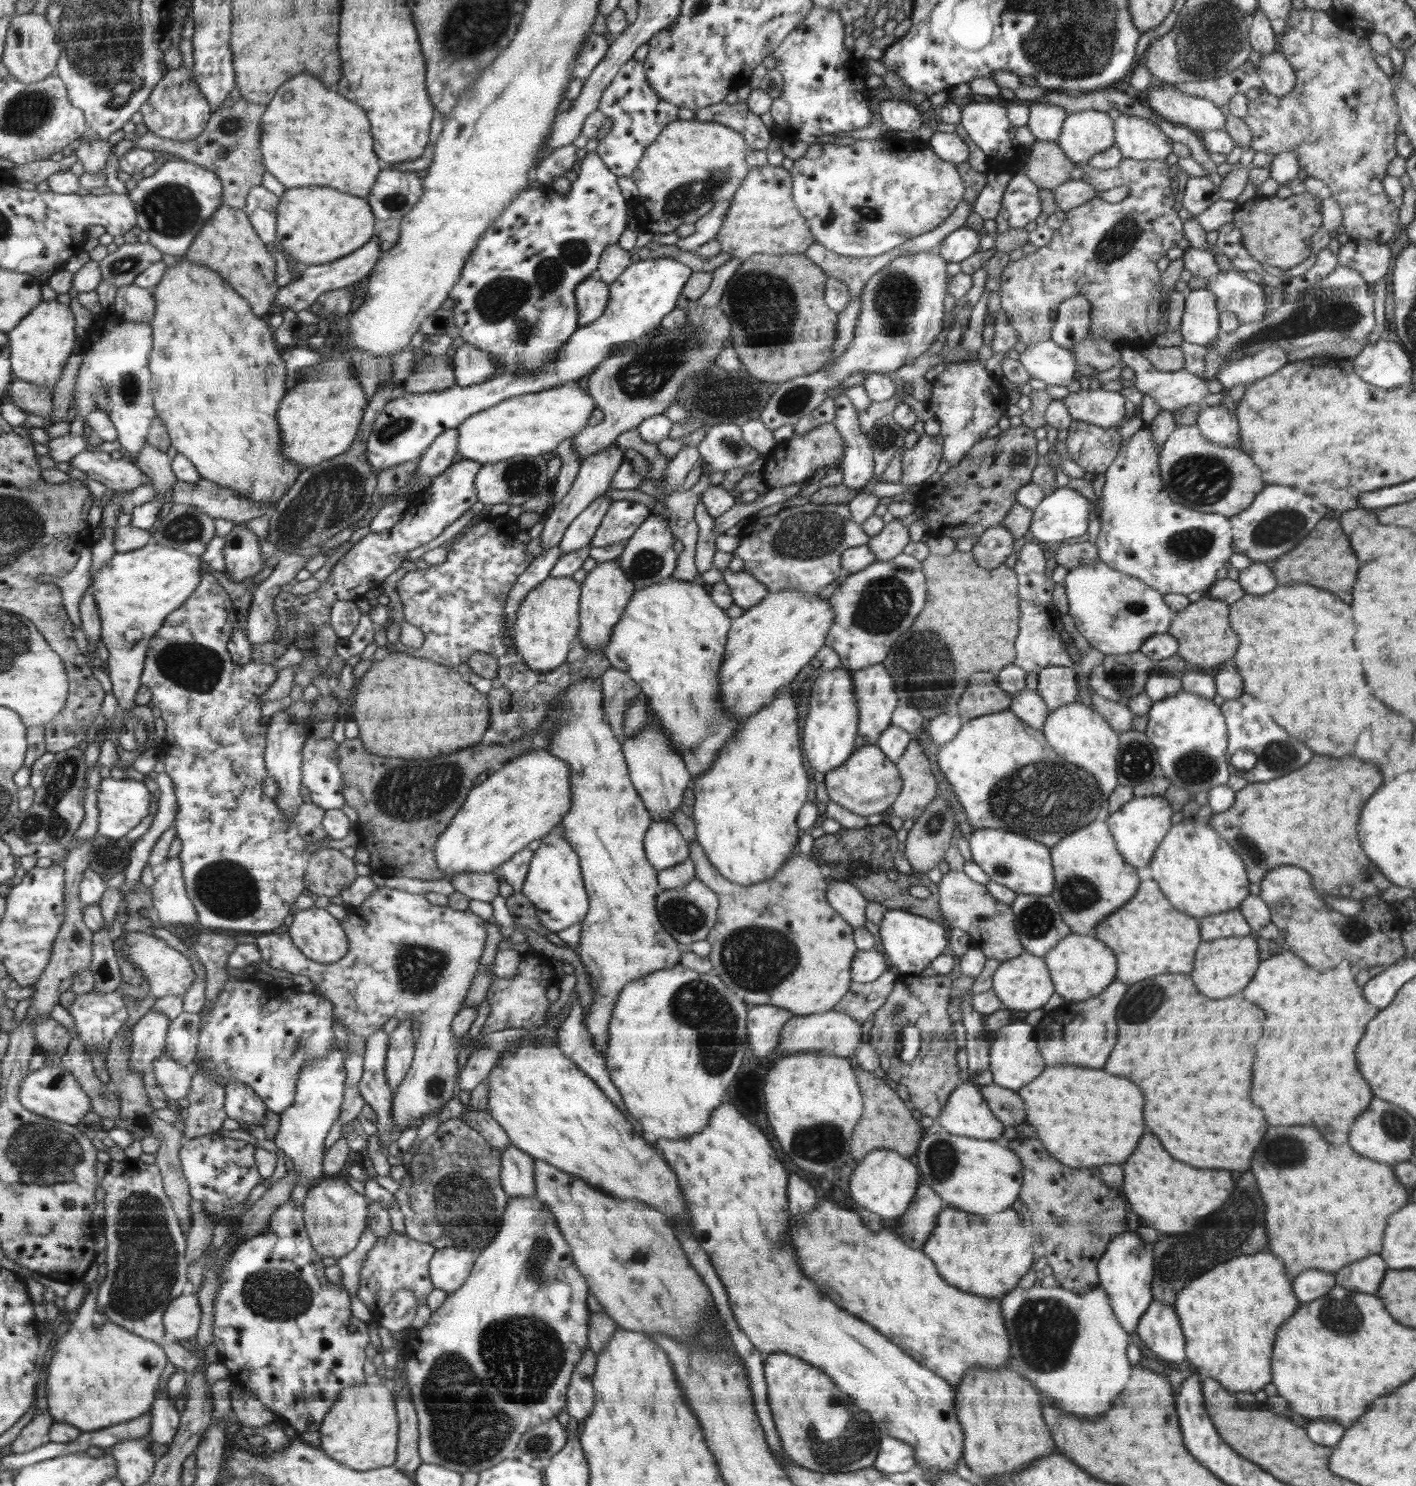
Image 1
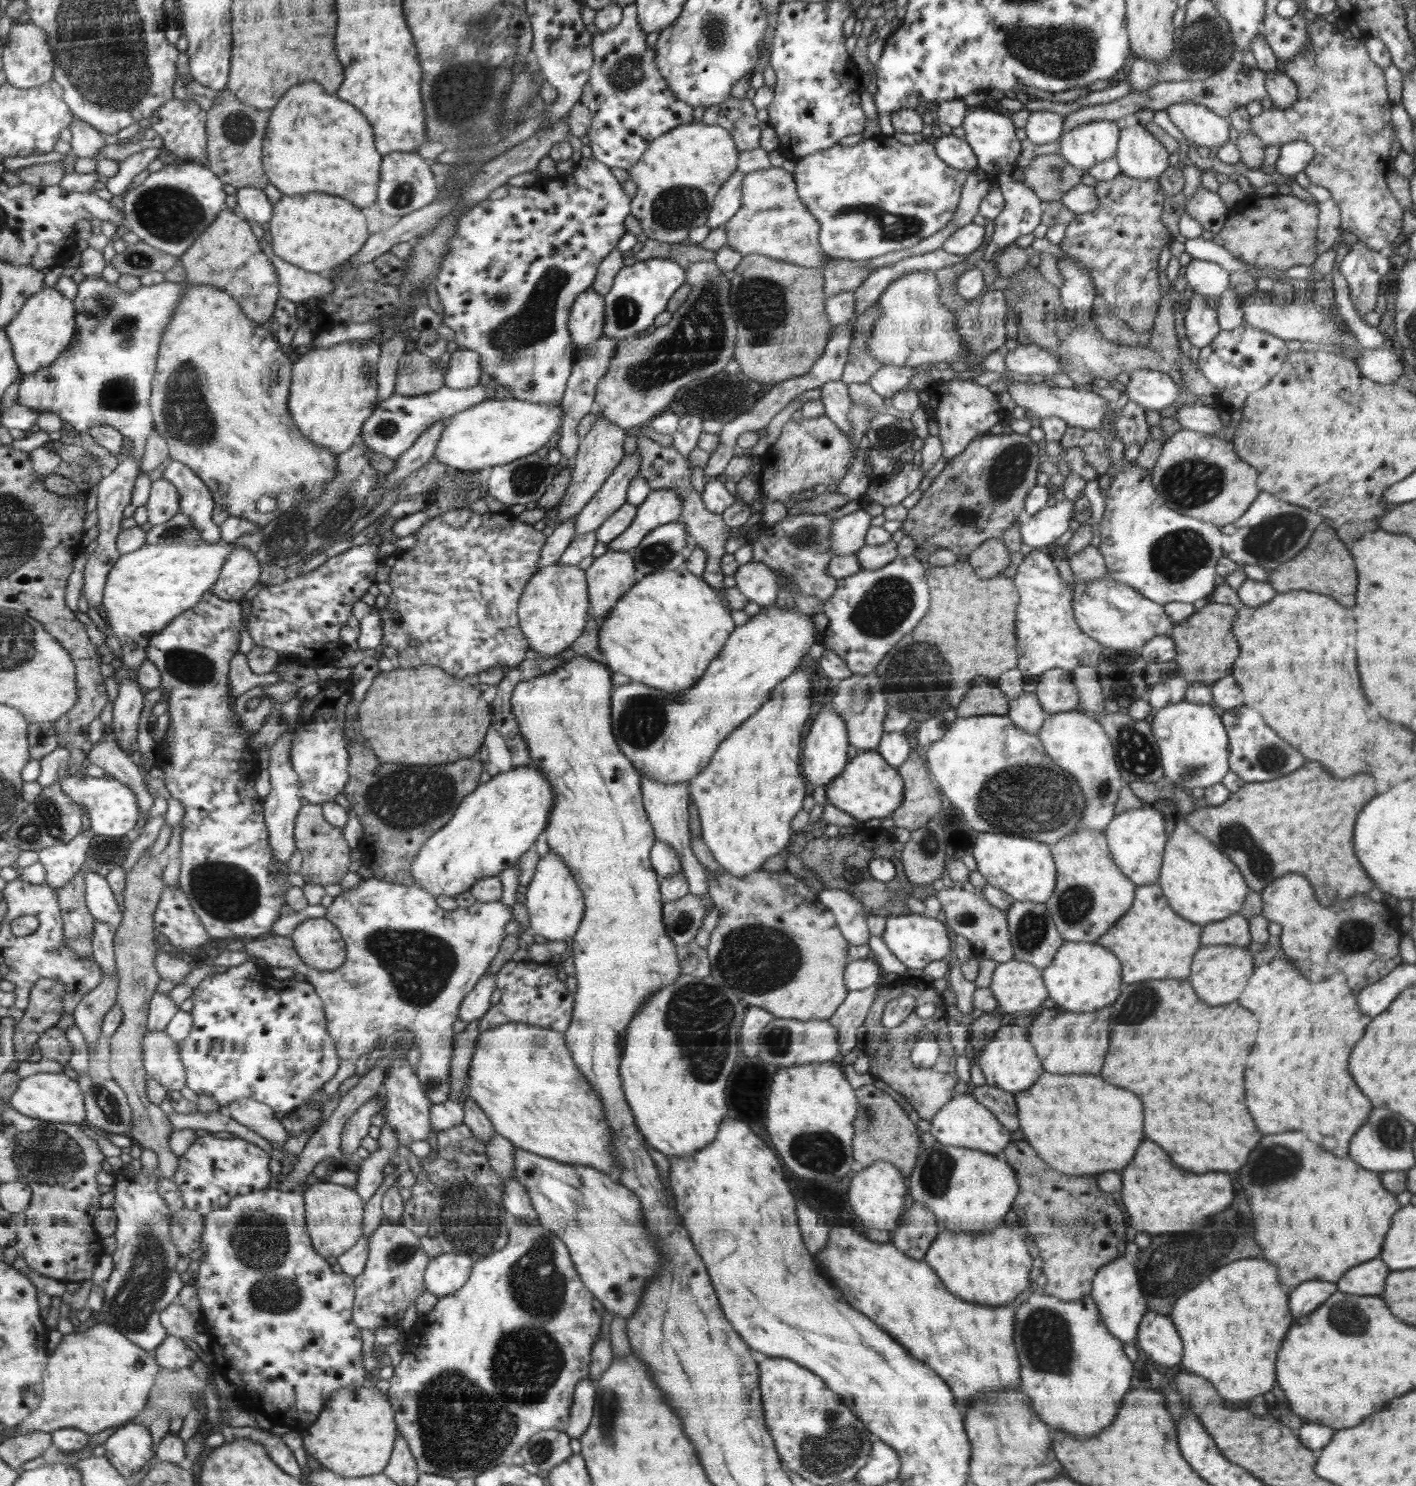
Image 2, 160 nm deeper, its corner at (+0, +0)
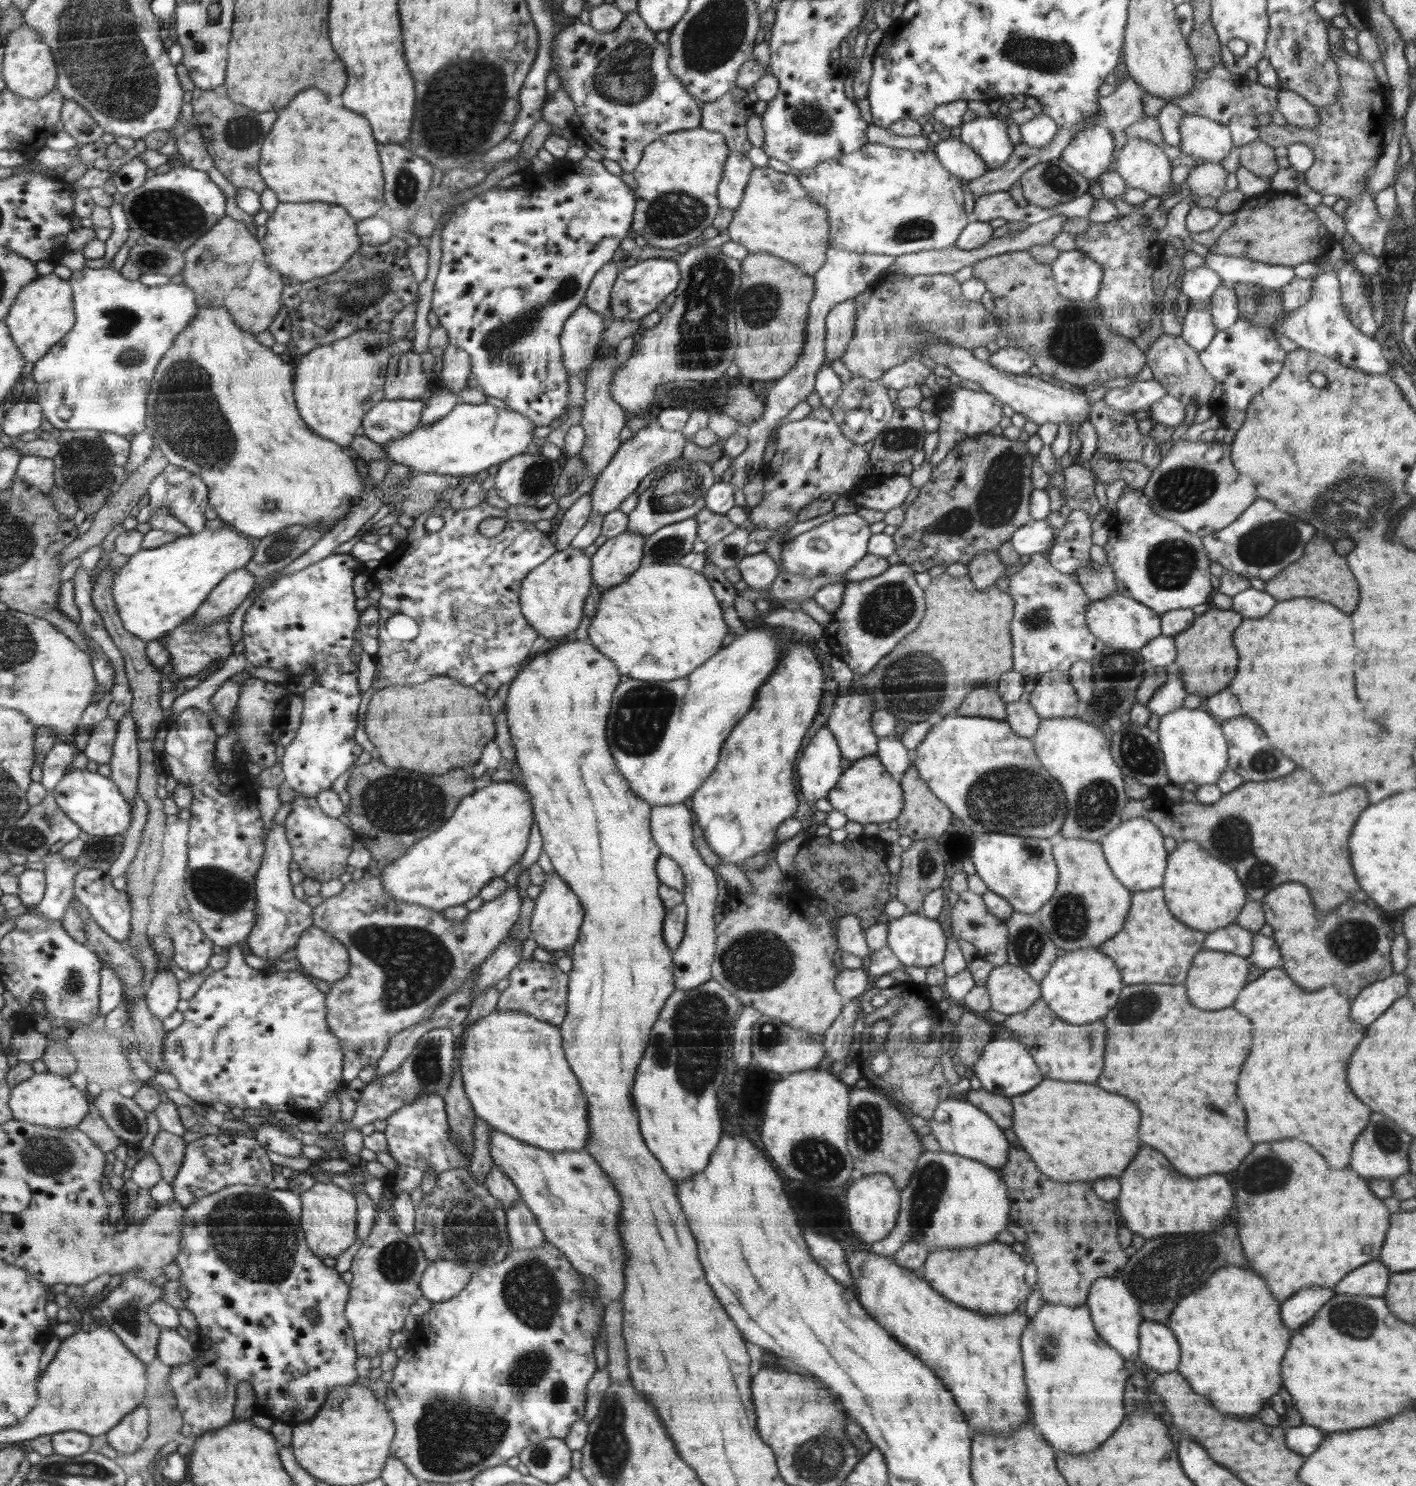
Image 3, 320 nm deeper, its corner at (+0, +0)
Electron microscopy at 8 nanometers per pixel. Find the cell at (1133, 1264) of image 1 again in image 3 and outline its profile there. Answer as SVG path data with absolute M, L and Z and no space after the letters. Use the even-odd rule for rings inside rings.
M1122 1276L1097 1278L1090 1287L1087 1301L1094 1328L1106 1344L1118 1351L1125 1359L1135 1359L1139 1354L1139 1328L1145 1318L1141 1315L1138 1298L1126 1286Z

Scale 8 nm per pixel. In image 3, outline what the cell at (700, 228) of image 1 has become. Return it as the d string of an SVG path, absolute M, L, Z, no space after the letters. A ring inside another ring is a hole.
M732 152L729 155L729 160L725 164L724 177L717 190L721 209L730 209L733 212L740 205L753 170L752 162L745 155L740 152Z

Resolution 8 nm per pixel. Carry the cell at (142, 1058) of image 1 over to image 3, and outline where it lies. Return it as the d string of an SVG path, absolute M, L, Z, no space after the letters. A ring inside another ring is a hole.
M163 966L152 979L150 988L145 992L150 1012L160 1020L168 1018L176 1010L178 998L178 982L174 973Z

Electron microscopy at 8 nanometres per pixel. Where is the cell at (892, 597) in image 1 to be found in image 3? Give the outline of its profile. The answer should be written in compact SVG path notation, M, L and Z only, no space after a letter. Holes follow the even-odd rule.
M906 563L890 565L874 578L843 585L842 606L824 628L823 637L832 657L842 660L854 674L863 675L877 667L910 632L917 630L928 608L924 606L922 588L918 588L912 569Z

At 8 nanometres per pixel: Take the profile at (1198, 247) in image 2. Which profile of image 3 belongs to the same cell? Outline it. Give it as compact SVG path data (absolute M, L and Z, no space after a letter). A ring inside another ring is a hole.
M1208 252L1205 265L1222 279L1222 286L1231 287L1238 282L1251 282L1268 288L1281 289L1294 280L1294 267L1266 264L1244 257Z

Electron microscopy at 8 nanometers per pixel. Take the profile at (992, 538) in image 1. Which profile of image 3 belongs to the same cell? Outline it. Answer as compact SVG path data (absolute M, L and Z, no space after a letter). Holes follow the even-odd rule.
M997 551L977 554L967 564L968 575L978 590L986 590L1004 575L1006 566L1002 564Z

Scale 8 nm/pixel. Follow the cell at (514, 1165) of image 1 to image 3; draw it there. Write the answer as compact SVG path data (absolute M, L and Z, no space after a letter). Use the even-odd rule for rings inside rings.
M517 1200L515 1204L506 1206L505 1211L508 1215L509 1238L512 1240L513 1249L538 1248L547 1242L536 1217L524 1201Z

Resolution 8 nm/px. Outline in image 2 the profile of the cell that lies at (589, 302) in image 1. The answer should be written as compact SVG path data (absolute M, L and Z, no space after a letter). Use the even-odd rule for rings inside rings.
M586 289L575 298L568 319L574 346L584 347L603 336L606 313L605 297L596 290Z

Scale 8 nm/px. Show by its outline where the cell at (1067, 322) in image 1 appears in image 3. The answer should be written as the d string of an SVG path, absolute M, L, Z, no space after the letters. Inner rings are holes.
M1070 250L1060 252L1050 264L1058 292L1071 301L1091 301L1102 286L1100 266L1084 252Z

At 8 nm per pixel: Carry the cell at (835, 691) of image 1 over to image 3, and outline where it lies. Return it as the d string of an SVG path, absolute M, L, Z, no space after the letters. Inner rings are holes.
M827 725L820 728L798 762L798 784L805 802L814 804L820 798L827 798L840 781L840 760L842 760L838 739L830 733Z

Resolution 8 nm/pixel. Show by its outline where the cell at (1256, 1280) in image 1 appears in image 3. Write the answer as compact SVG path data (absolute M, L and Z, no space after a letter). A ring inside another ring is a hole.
M1236 1266L1218 1270L1200 1290L1189 1294L1174 1307L1166 1325L1180 1346L1180 1362L1176 1371L1190 1383L1196 1394L1208 1396L1211 1405L1221 1413L1240 1420L1254 1420L1268 1400L1280 1390L1280 1364L1292 1332L1282 1326L1280 1302L1272 1298L1266 1282L1252 1270L1242 1270Z

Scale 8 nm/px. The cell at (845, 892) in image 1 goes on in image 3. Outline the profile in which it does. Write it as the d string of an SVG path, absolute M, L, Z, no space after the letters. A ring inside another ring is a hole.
M845 914L838 919L835 934L838 937L838 948L844 952L855 954L860 958L870 954L864 936L865 931L855 914Z

